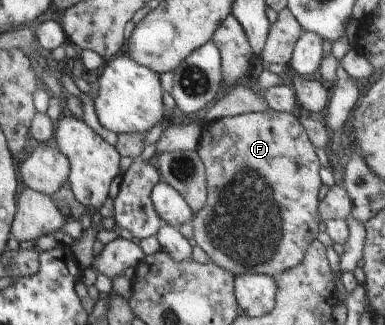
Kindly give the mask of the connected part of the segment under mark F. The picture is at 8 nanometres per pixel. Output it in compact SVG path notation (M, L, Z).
M269 109L268 111L263 110L263 112L249 112L237 116L226 116L225 118L208 122L202 129L198 152L206 166L209 196L205 208L199 214L194 215L192 221L194 229L193 238L196 244L210 257L210 260L218 263L219 266L229 270L229 272L236 276L240 274L266 274L273 277L301 264L301 260L306 254L307 246L317 236L320 215L317 214L317 190L319 190L321 184L319 184L319 174L317 174L319 172L317 156L315 156L313 146L311 146L307 136L305 136L305 130L301 128L301 124L297 122L297 118L293 116L293 113Z

